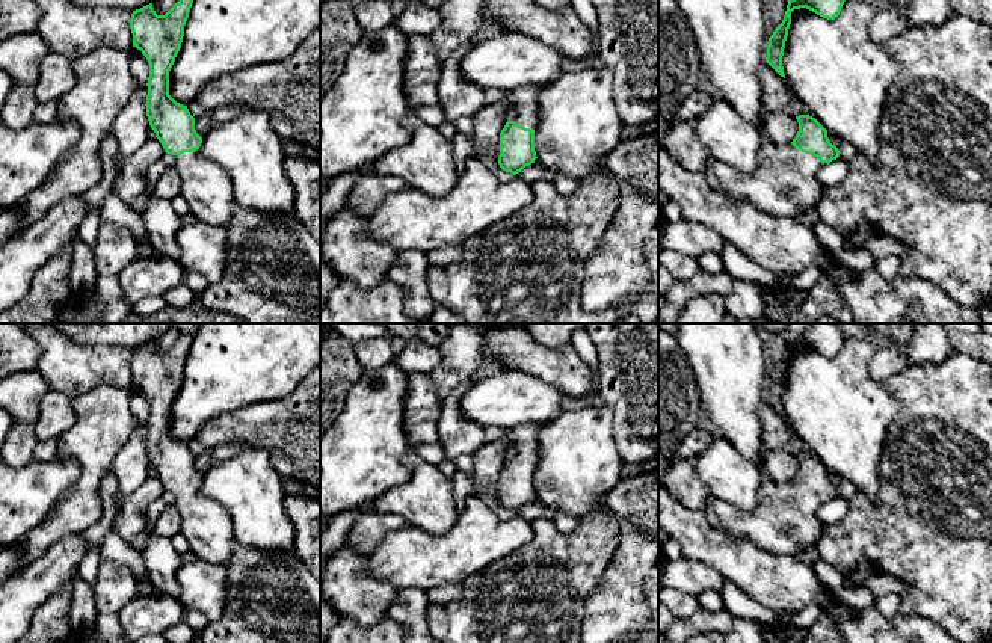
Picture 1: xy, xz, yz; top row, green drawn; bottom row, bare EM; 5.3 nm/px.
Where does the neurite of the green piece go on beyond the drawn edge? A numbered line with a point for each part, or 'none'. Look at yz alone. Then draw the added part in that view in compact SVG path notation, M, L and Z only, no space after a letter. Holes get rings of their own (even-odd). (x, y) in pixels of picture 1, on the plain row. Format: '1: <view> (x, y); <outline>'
1: yz (784, 523); M764 478L753 510L741 510L710 495L702 512L708 524L778 554L797 557L815 551L826 525L815 512L821 500L794 486Z

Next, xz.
1: xz (524, 449); M525 424L512 430L510 459L536 468L539 462L539 442L538 433L544 424Z

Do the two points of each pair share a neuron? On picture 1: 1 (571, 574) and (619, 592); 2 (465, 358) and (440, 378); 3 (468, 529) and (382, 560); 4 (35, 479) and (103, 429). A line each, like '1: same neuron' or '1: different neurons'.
1: different neurons
2: same neuron
3: same neuron
4: different neurons

